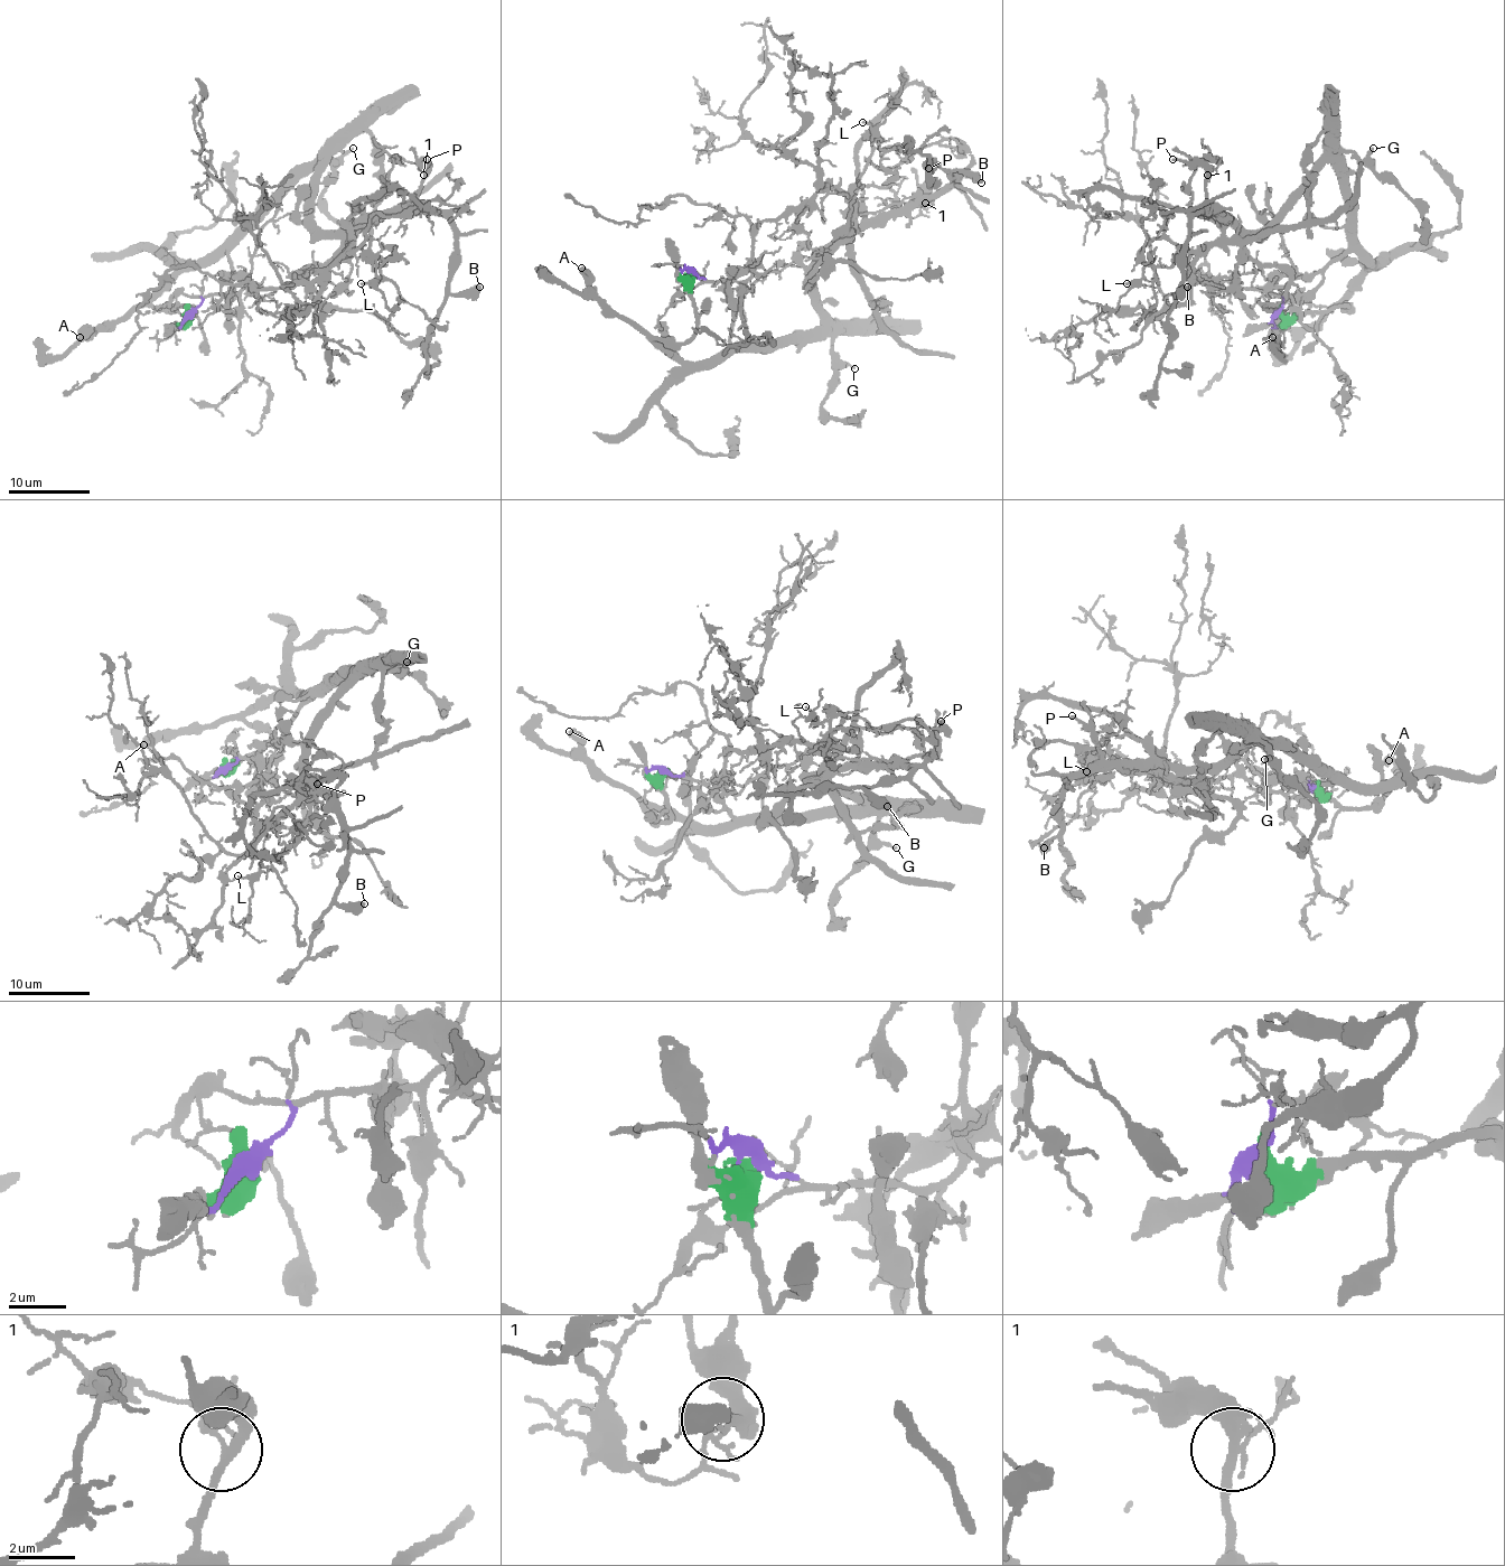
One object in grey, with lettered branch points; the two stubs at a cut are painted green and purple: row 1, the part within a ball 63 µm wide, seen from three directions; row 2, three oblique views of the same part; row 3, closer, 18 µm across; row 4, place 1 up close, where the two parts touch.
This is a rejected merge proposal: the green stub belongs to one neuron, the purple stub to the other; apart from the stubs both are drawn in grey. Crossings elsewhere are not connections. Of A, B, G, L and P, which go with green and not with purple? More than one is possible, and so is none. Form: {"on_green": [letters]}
{"on_green": ["A", "B", "G", "P"]}

